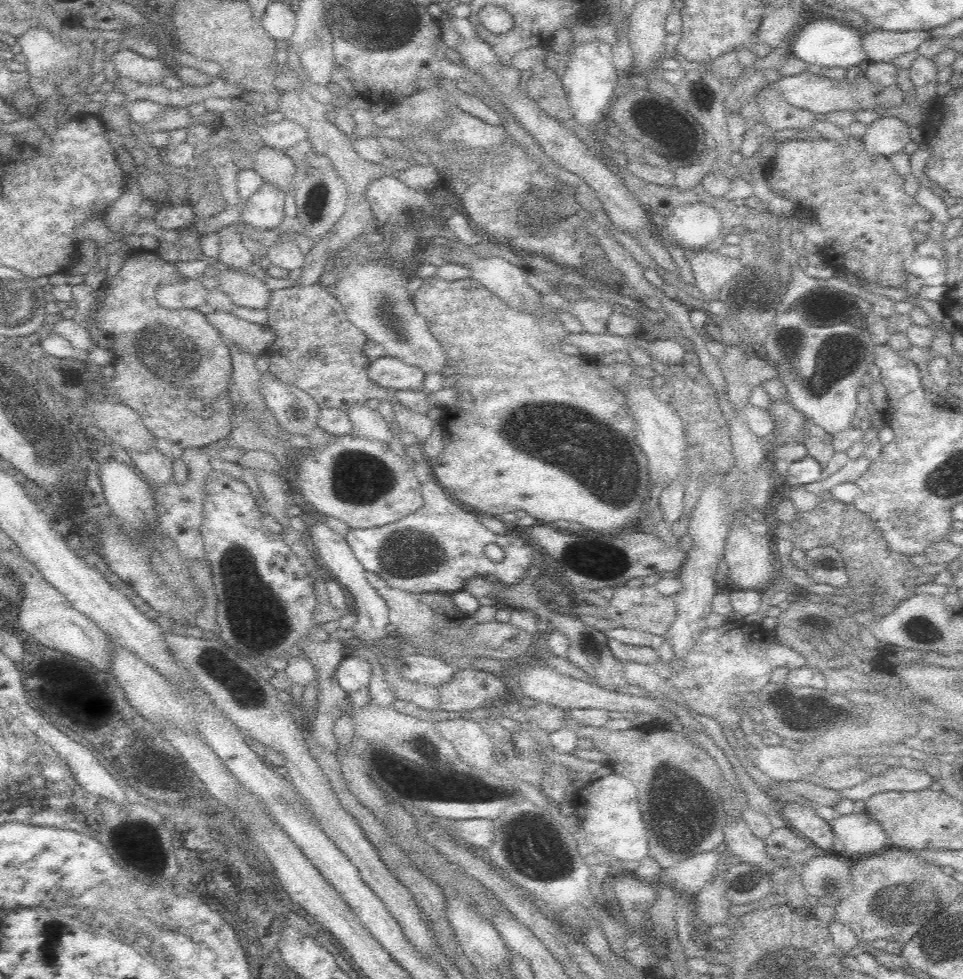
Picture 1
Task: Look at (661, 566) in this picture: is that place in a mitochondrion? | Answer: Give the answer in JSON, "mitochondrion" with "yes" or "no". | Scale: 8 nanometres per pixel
{"mitochondrion":"no"}

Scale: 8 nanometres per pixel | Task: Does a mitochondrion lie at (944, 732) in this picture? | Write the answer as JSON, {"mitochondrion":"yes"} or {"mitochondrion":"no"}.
{"mitochondrion":"no"}

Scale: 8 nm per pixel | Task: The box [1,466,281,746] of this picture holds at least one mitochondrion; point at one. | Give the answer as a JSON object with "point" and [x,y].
{"point":[238,568]}

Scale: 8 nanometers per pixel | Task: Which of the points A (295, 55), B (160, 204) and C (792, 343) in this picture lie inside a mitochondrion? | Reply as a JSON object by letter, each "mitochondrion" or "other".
{"A":"other","B":"other","C":"mitochondrion"}

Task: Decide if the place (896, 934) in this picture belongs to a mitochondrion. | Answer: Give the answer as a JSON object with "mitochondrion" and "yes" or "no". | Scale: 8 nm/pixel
{"mitochondrion":"no"}

